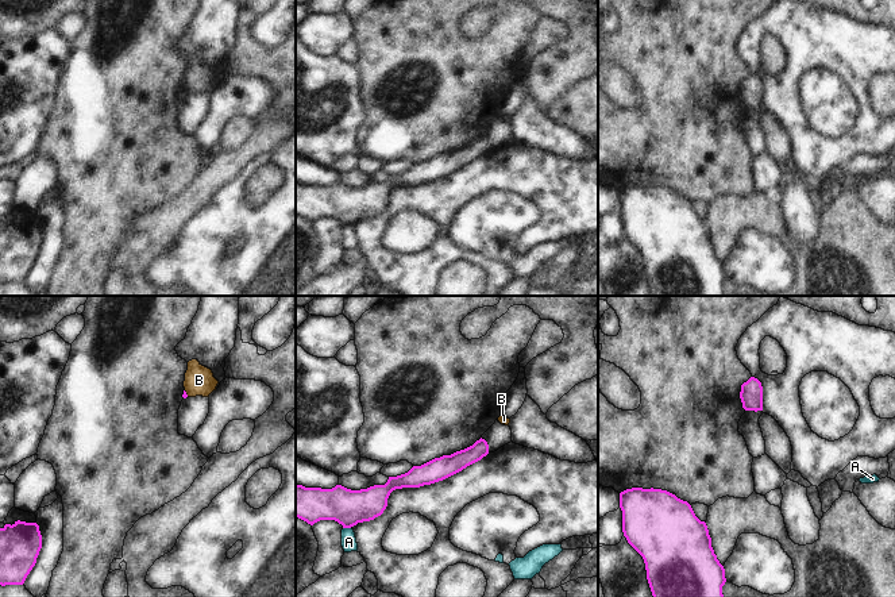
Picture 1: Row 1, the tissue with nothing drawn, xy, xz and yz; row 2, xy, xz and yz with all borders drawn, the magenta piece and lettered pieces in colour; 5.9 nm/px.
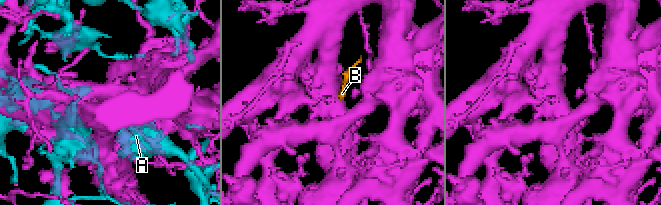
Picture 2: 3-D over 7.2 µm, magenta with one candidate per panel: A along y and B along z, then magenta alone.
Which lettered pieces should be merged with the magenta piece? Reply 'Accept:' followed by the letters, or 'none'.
Accept: none

